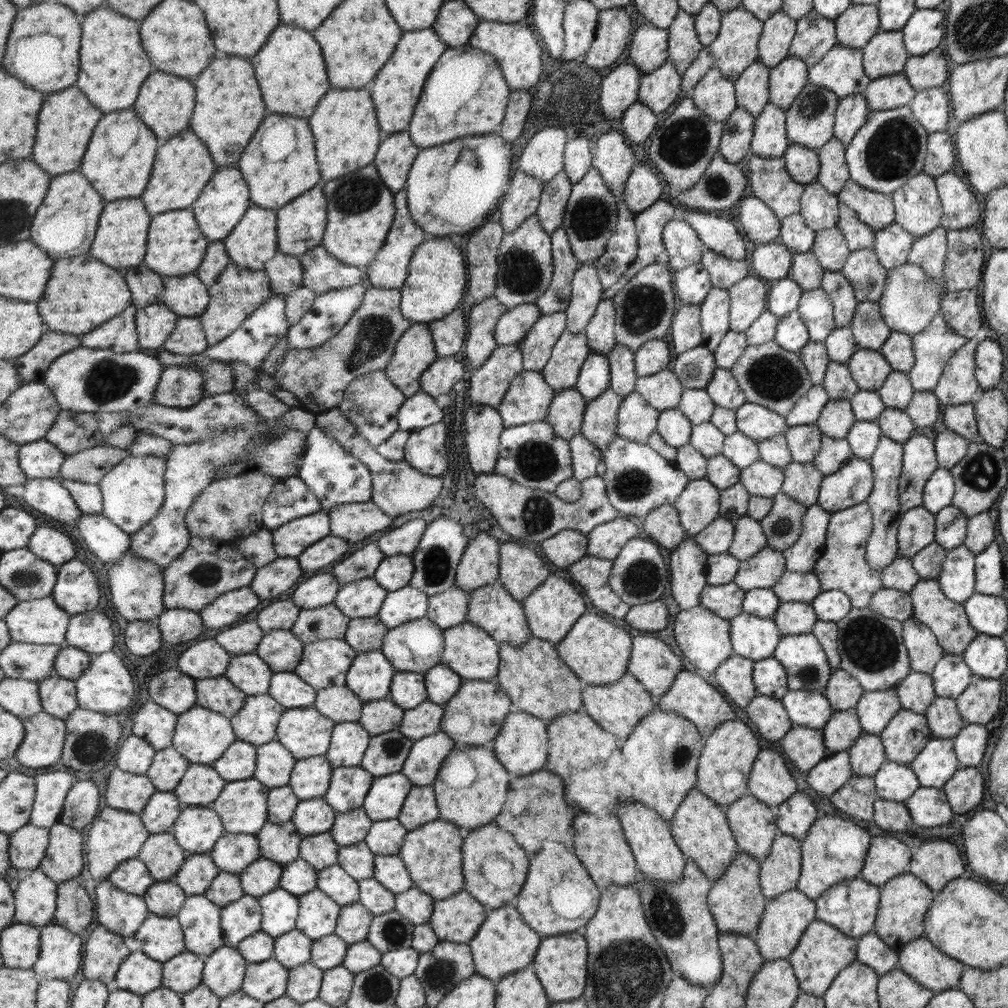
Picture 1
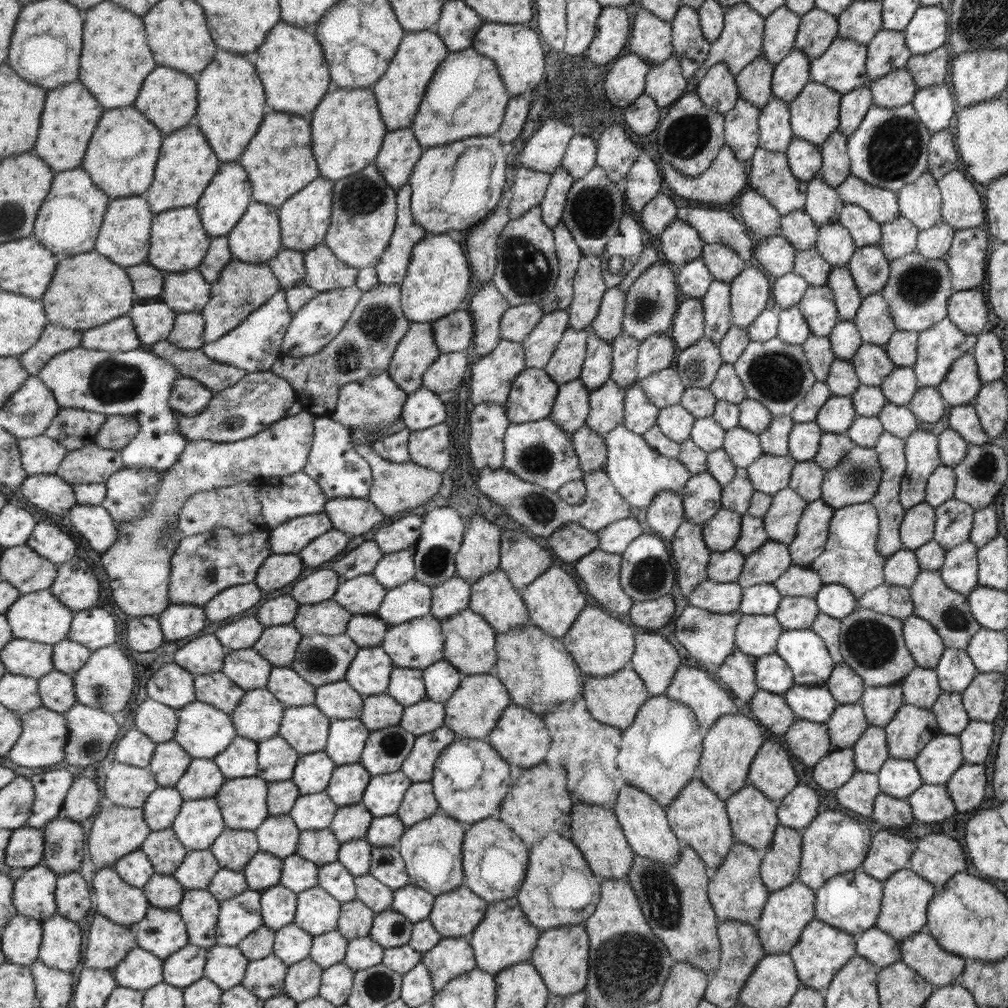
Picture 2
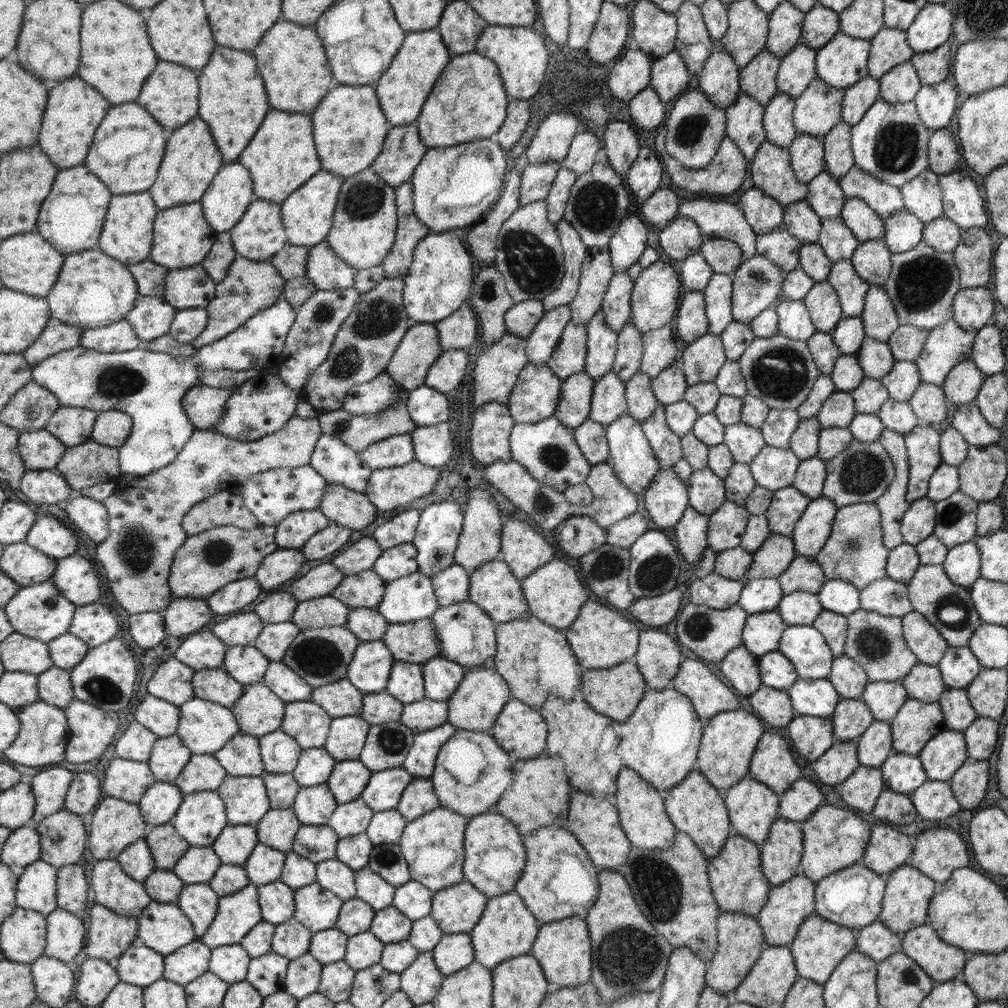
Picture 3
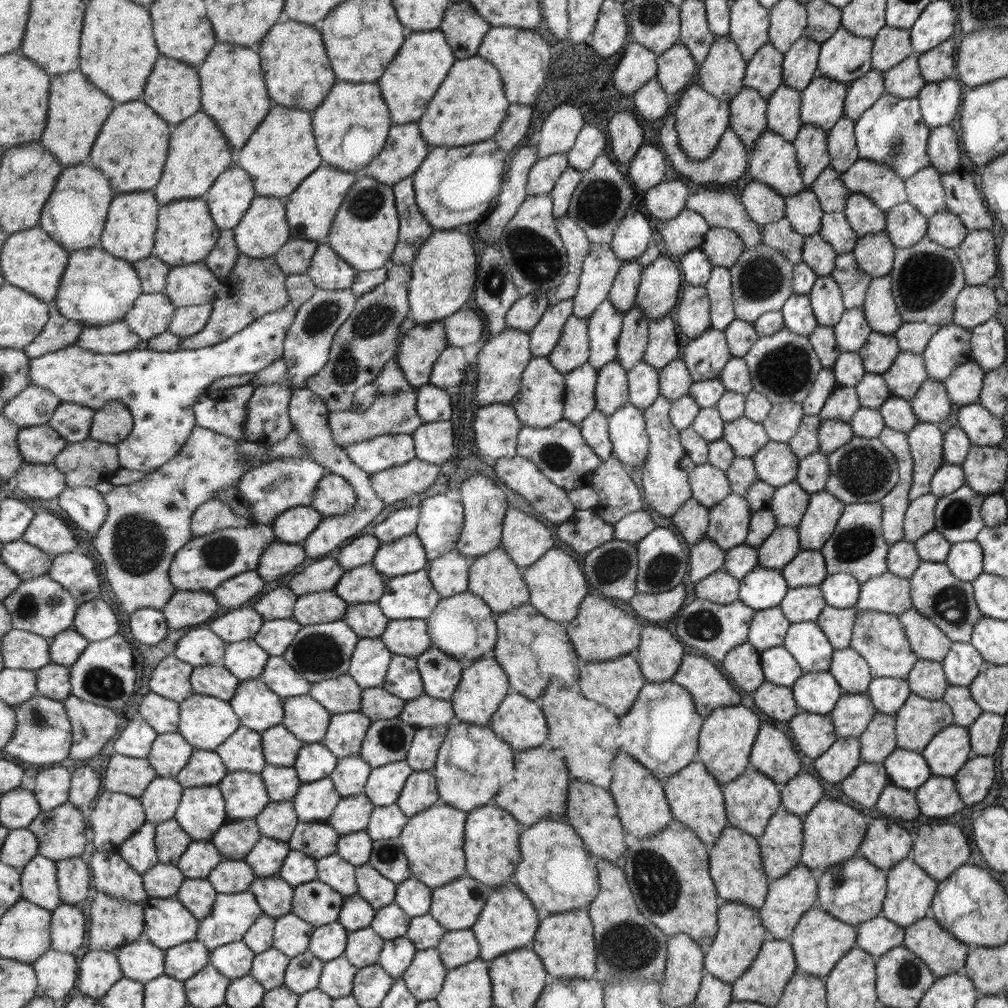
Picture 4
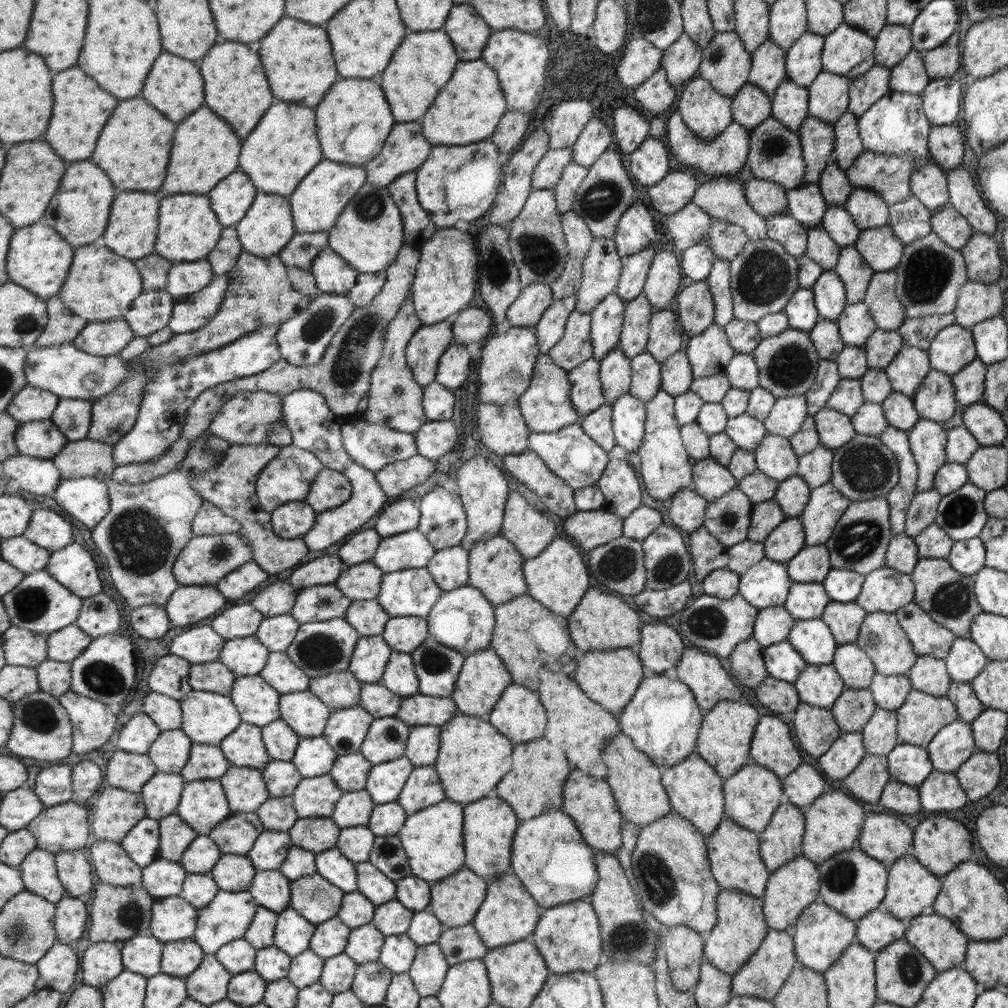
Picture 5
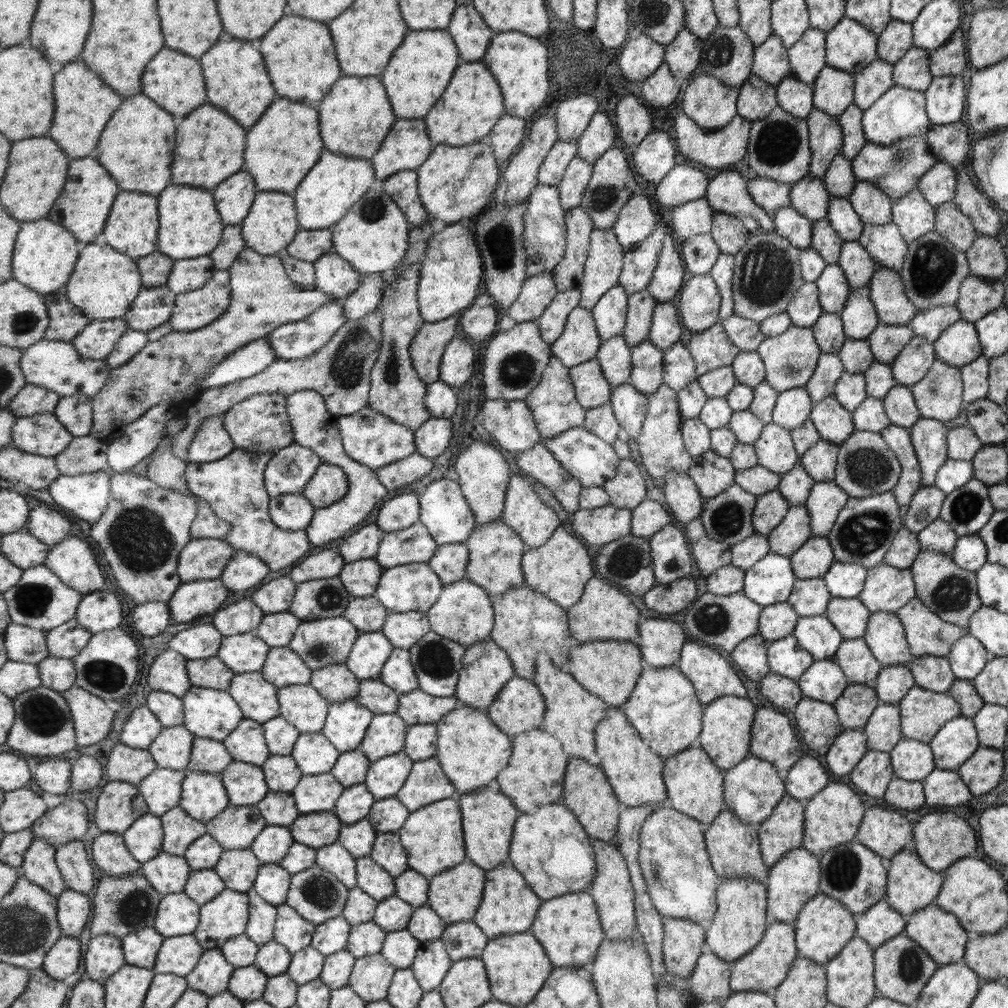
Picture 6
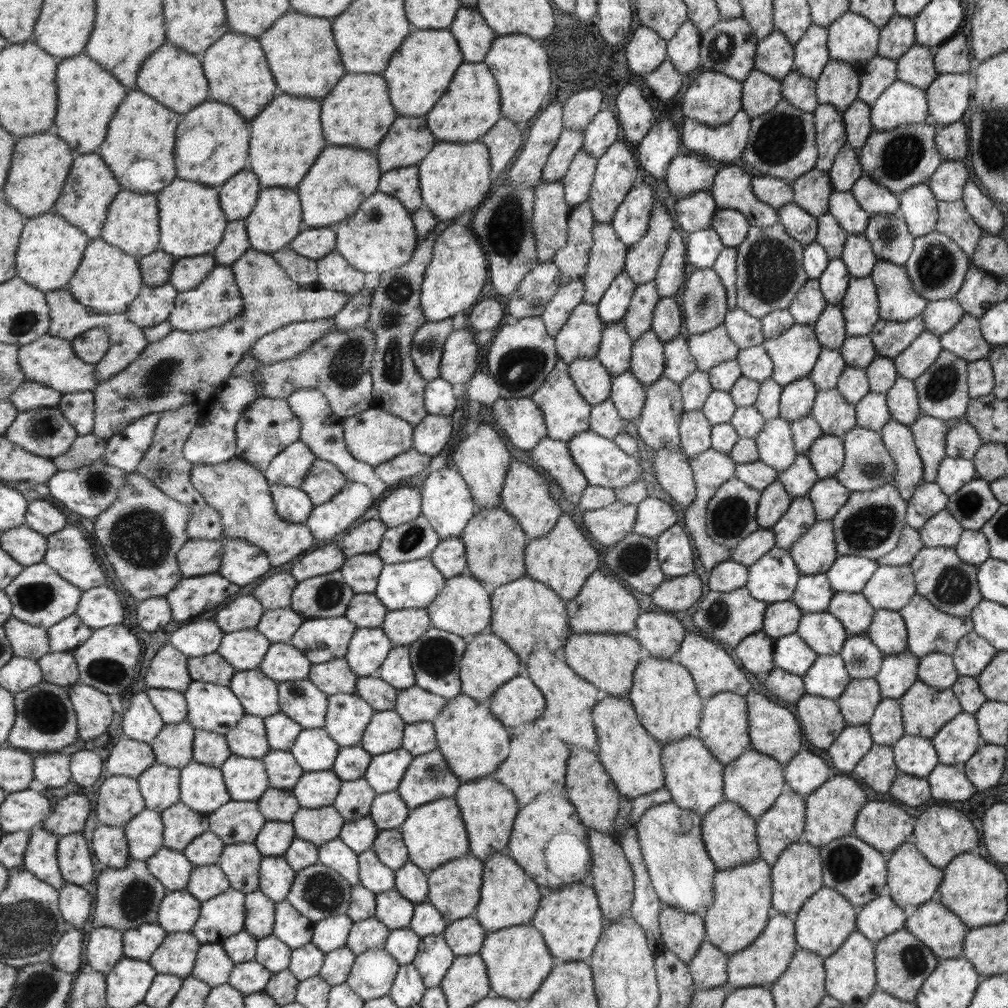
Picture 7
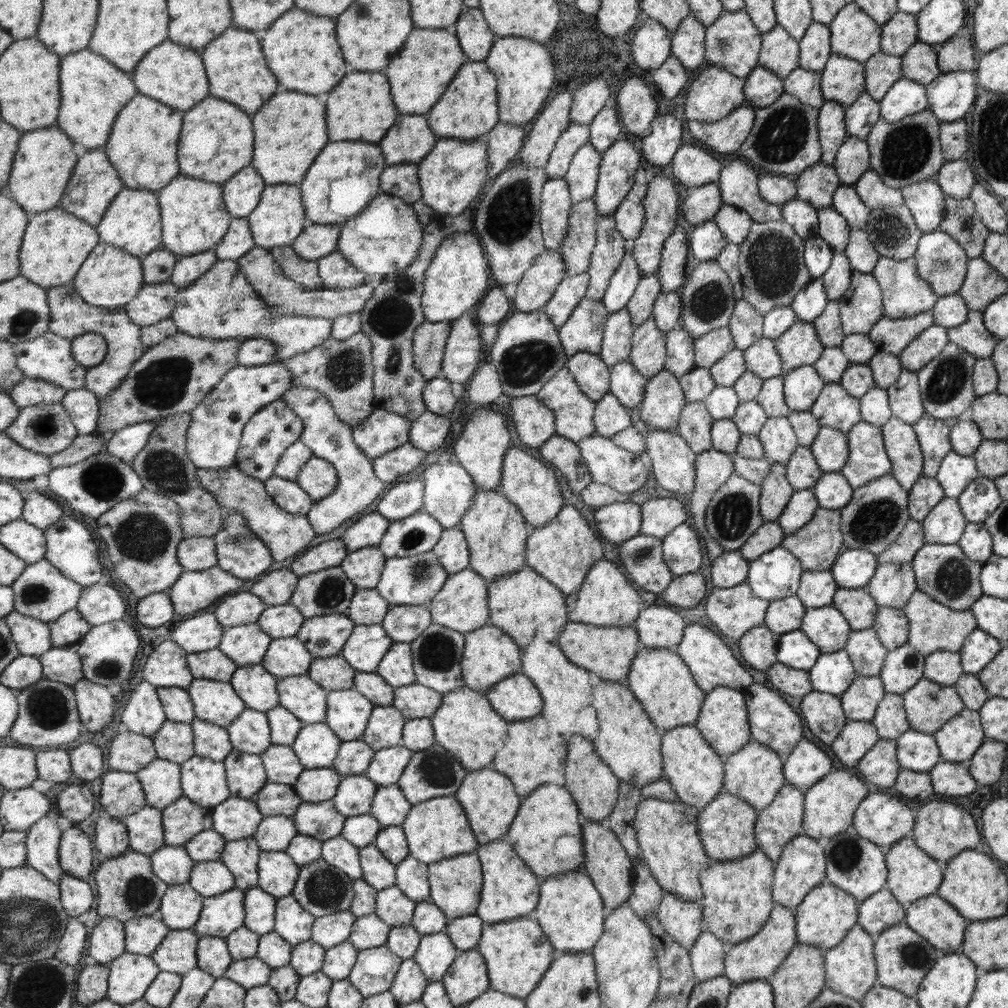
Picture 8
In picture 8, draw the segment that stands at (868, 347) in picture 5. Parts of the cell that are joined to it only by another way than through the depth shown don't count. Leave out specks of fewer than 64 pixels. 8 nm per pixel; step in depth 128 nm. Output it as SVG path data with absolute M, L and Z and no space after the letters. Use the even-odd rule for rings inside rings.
M931 311L905 318L889 318L882 314L866 335L879 352L898 355L922 330L931 325Z

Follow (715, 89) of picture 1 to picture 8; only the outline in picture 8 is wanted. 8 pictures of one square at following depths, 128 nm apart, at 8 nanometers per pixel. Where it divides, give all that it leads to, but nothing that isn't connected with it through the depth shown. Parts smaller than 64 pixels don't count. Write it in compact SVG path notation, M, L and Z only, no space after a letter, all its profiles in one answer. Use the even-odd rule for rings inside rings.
M725 11L708 27L705 34L705 63L728 71L737 78L745 78L757 65L761 33L755 29L749 16L741 11Z

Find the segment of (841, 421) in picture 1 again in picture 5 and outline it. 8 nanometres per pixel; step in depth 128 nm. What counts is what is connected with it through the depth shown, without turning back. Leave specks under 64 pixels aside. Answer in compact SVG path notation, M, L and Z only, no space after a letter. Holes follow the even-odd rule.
M840 378L824 406L850 417L863 403L858 379Z

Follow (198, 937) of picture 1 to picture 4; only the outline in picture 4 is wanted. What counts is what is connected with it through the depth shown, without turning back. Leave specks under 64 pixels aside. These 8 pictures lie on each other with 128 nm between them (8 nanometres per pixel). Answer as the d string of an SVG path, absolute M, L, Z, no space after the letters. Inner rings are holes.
M186 878L175 898L180 899L201 921L212 913L217 895L218 892L209 879Z

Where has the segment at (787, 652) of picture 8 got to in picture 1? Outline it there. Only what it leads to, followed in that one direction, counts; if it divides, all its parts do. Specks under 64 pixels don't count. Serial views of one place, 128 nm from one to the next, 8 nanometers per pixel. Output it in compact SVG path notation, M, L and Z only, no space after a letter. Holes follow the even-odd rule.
M771 656L753 661L752 683L757 695L780 699L787 691L783 667Z

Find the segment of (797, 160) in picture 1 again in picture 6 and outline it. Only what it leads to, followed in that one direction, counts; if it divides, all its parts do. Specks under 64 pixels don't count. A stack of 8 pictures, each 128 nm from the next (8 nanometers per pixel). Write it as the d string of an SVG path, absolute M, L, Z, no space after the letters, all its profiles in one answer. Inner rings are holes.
M812 108L805 119L811 151L808 174L821 179L830 160L840 154L842 144L840 126L834 117L816 108Z

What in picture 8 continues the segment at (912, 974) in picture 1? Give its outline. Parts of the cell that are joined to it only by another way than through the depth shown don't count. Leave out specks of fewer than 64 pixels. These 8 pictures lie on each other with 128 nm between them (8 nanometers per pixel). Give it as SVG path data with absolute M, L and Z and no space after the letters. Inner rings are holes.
M931 894L904 907L901 922L915 934L943 954L958 952L970 921L965 920L948 902Z

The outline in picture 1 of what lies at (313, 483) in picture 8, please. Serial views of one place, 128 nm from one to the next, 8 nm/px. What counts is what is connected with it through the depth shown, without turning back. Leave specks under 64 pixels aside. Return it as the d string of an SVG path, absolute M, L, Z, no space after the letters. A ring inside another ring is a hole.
M372 500L341 504L331 509L329 519L332 522L332 535L353 543L363 542L377 532L387 531L395 522Z

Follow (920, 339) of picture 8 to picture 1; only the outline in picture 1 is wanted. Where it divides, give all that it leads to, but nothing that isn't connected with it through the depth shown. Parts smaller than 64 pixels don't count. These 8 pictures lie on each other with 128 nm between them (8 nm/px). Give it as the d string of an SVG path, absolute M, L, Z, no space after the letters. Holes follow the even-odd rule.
M892 370L885 377L876 393L885 407L904 409L912 397L913 391L906 372Z

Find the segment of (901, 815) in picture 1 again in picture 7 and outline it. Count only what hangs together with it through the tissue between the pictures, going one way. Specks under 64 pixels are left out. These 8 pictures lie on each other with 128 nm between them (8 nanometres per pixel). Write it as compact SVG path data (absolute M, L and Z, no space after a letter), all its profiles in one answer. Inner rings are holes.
M898 772L889 787L889 796L905 806L917 807L930 798L929 785L925 778L915 778Z

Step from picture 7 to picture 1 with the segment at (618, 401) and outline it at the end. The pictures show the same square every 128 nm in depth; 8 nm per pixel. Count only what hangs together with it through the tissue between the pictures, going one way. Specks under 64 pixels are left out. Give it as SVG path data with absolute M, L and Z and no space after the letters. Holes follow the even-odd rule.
M617 436L616 440L613 440L612 444L608 446L604 453L601 473L605 478L605 483L607 483L609 499L611 499L613 507L617 508L622 516L636 517L641 521L645 520L647 515L657 507L675 505L689 484L689 477L675 465L675 462L661 456L652 446L633 442L624 436Z

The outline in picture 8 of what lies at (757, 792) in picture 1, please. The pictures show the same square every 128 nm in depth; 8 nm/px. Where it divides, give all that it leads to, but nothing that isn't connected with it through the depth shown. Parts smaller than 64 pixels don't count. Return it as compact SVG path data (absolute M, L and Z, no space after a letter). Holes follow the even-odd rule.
M753 683L742 693L744 694L746 717L749 720L751 740L764 744L781 757L785 757L802 737L803 728L797 714L779 697L779 692L771 691L768 686L763 684Z

